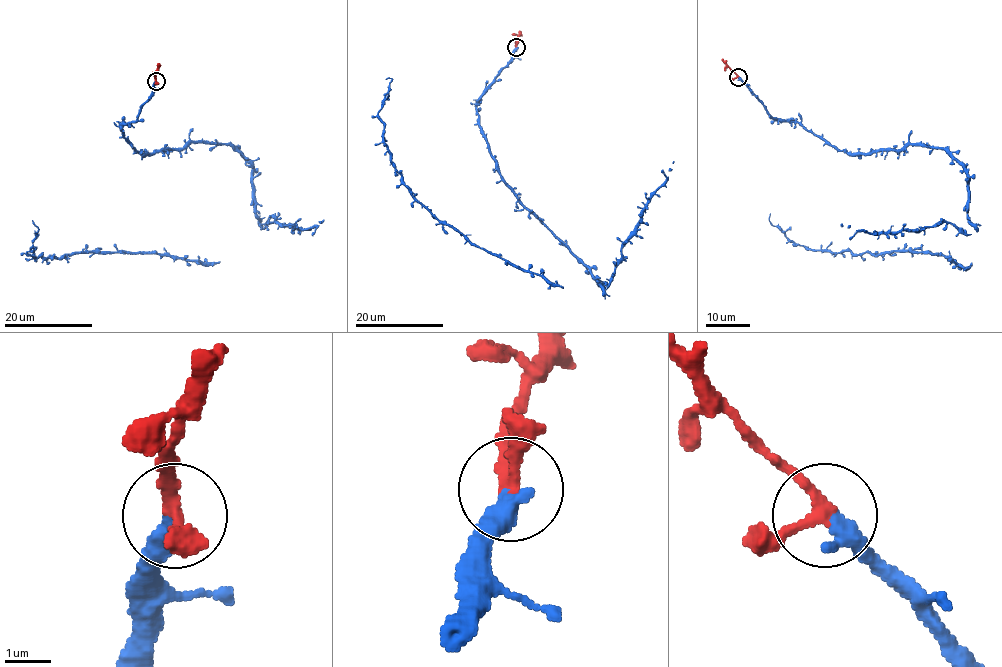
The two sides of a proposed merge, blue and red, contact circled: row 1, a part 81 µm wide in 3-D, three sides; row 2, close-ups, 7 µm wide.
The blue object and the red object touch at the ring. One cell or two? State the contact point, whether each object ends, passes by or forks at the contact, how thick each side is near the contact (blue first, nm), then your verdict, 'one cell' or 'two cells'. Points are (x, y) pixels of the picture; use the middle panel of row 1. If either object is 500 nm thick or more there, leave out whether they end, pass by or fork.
(516, 47) | blue ends | red passes by | 420/240 nm | one cell

